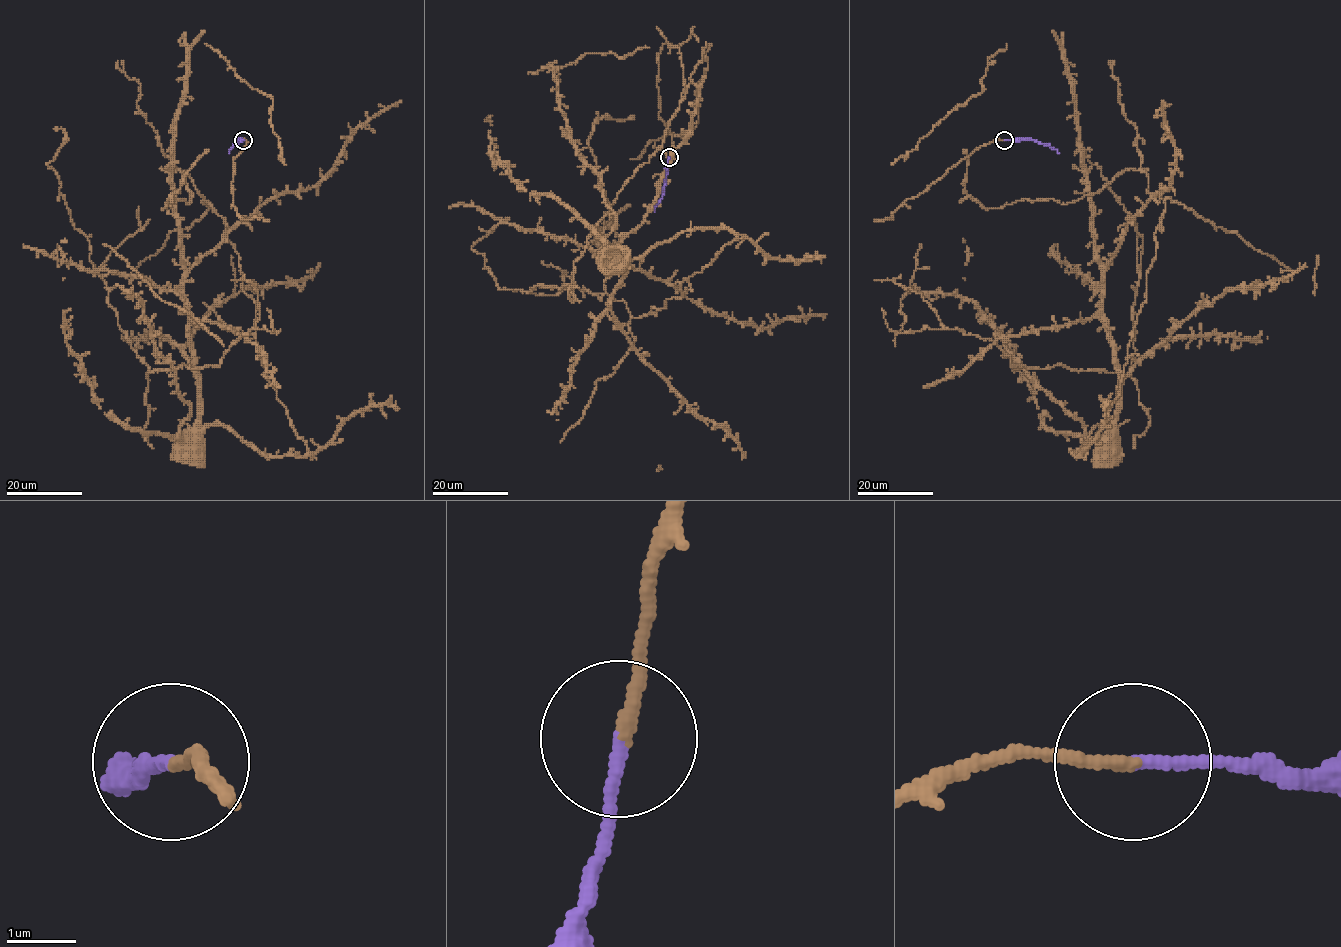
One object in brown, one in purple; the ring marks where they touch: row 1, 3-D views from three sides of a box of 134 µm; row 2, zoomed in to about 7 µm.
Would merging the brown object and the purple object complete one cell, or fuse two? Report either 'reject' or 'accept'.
accept

